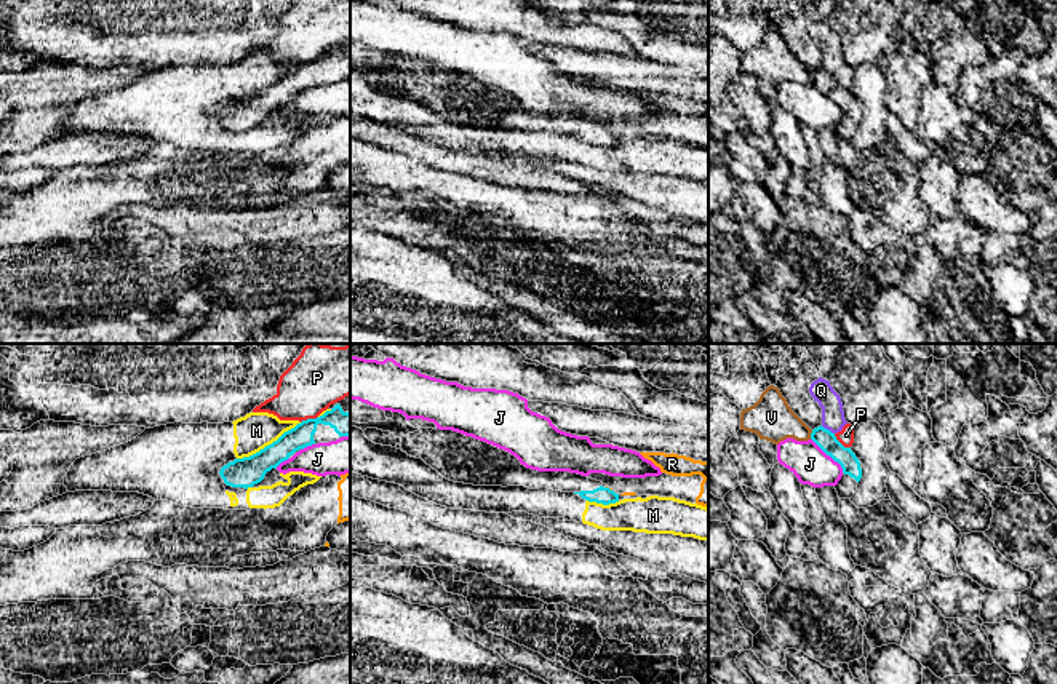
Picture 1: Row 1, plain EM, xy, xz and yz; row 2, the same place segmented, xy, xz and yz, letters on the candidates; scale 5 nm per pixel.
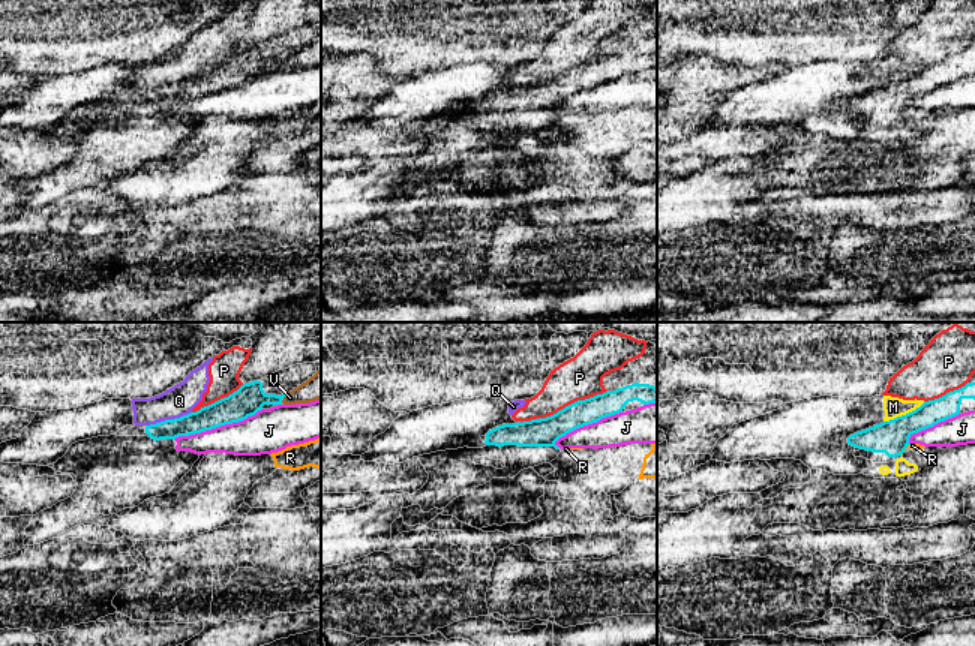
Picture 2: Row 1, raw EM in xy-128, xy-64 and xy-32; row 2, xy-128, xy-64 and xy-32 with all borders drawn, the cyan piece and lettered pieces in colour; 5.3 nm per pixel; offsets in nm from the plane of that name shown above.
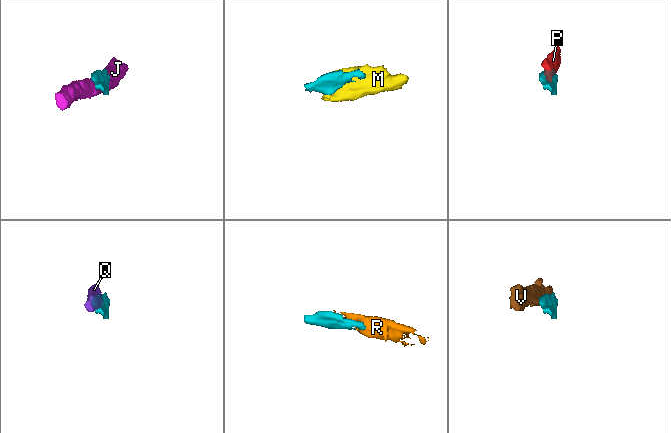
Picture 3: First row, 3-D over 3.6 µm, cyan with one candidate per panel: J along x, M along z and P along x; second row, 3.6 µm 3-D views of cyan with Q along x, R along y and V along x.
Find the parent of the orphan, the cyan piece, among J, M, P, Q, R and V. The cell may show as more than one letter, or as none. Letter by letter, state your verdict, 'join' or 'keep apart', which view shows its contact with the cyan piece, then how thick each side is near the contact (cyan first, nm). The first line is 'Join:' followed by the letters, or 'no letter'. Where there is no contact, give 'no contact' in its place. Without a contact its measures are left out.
Join: no letter
J: keep apart | yz | 100/190 nm
M: keep apart | xy | 150/190 nm
P: keep apart | yz | 100/80 nm
Q: keep apart | yz | 100/110 nm
R: keep apart | xz | 90/20 nm
V: keep apart | yz | 100/220 nm

